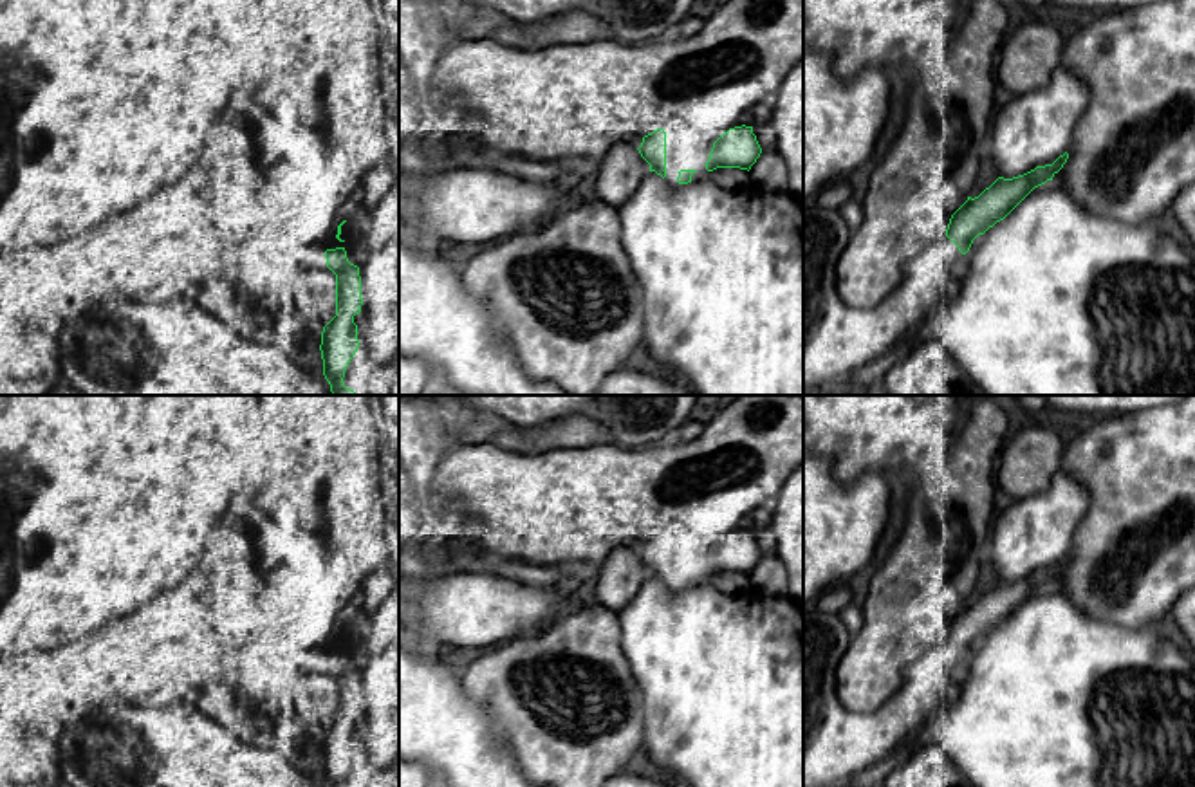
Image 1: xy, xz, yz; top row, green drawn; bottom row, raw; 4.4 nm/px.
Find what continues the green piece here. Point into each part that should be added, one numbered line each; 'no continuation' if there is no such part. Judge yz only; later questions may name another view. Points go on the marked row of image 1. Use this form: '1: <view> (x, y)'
1: yz (838, 340)

